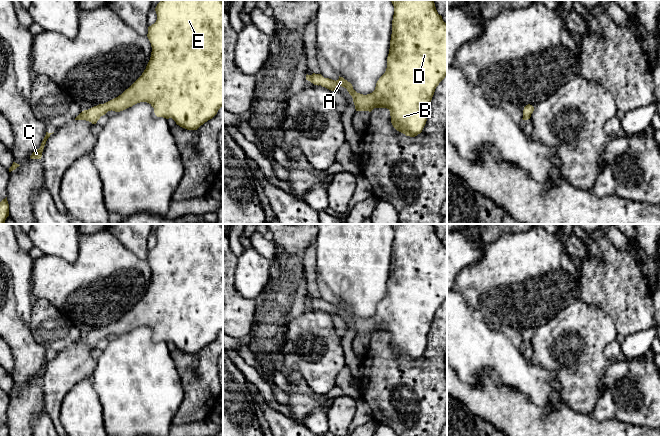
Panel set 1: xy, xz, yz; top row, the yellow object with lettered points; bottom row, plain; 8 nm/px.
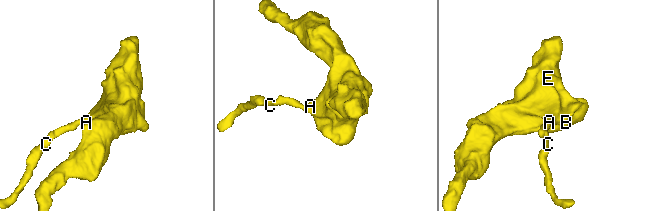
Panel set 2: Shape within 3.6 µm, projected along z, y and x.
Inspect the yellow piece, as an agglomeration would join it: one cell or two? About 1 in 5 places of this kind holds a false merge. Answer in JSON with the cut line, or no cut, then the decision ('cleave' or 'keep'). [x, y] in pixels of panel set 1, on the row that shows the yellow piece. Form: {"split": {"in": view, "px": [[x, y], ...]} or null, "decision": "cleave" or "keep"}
{"split": null, "decision": "keep"}

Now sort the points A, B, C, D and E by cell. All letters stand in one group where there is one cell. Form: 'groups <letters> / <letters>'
groups A B C D E

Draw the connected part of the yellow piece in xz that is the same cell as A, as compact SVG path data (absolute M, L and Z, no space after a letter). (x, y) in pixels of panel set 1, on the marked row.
M390 0L394 6L390 49L385 73L376 83L375 90L367 95L357 93L350 82L339 76L338 80L324 78L321 74L306 75L306 80L321 85L331 91L340 86L347 89L353 98L356 111L369 111L374 108L387 108L390 111L393 127L406 136L420 134L426 124L428 109L436 87L447 76L447 23L438 14L433 0Z

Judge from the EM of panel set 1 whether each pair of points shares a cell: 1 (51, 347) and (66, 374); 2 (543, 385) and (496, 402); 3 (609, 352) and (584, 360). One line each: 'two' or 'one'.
1: two
2: two
3: two

